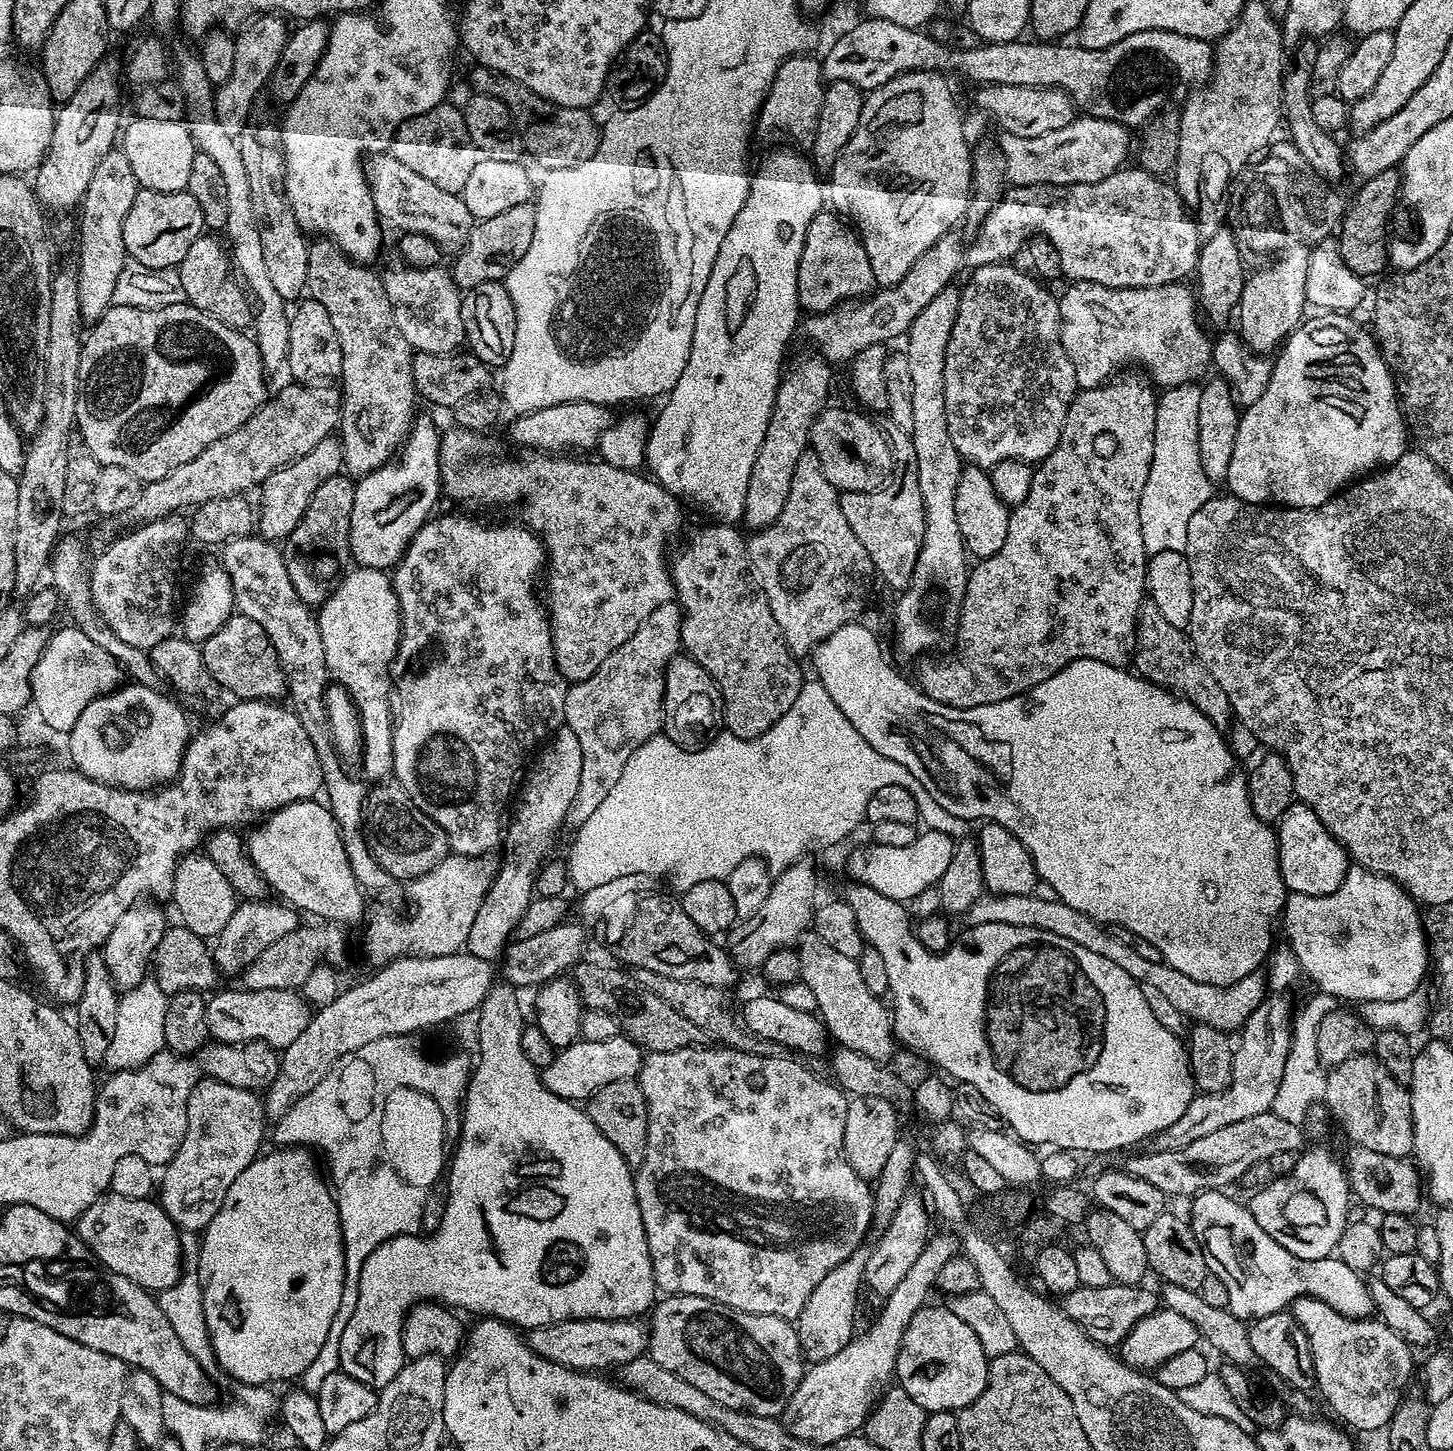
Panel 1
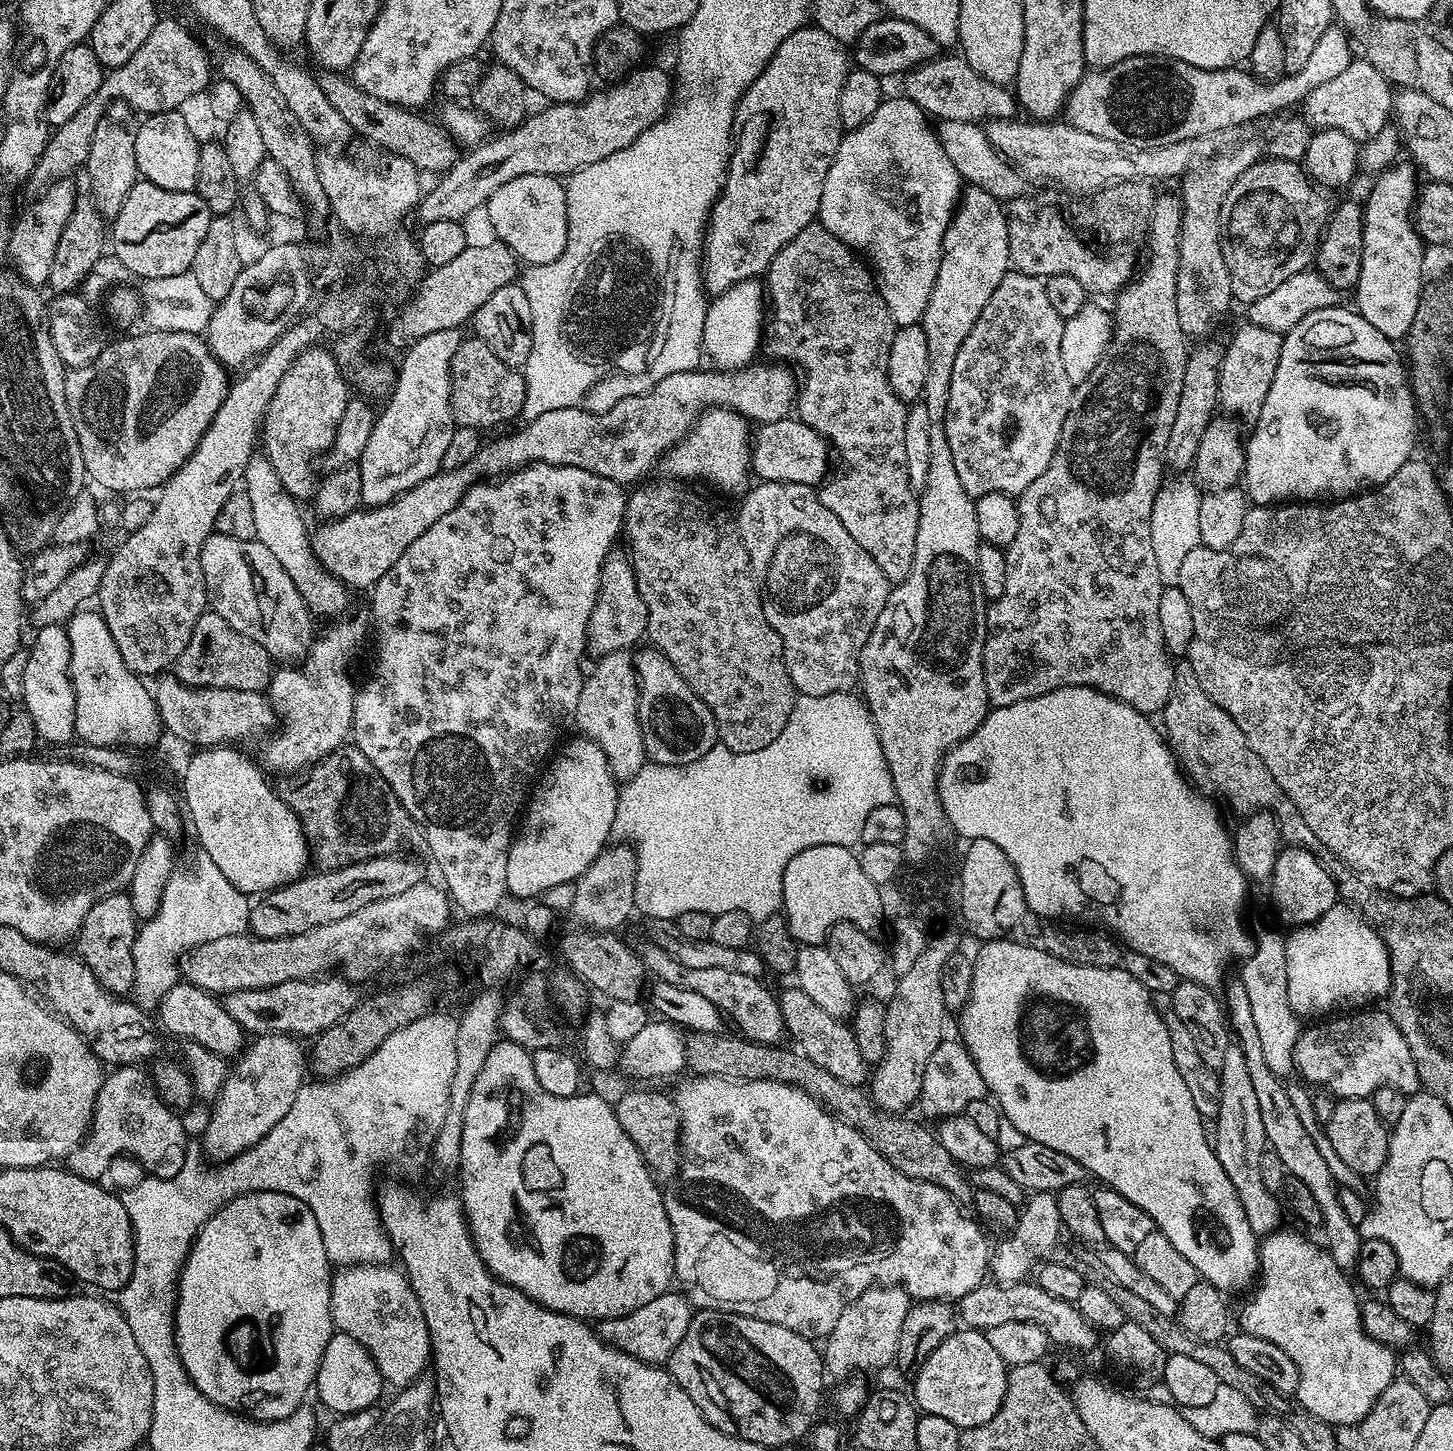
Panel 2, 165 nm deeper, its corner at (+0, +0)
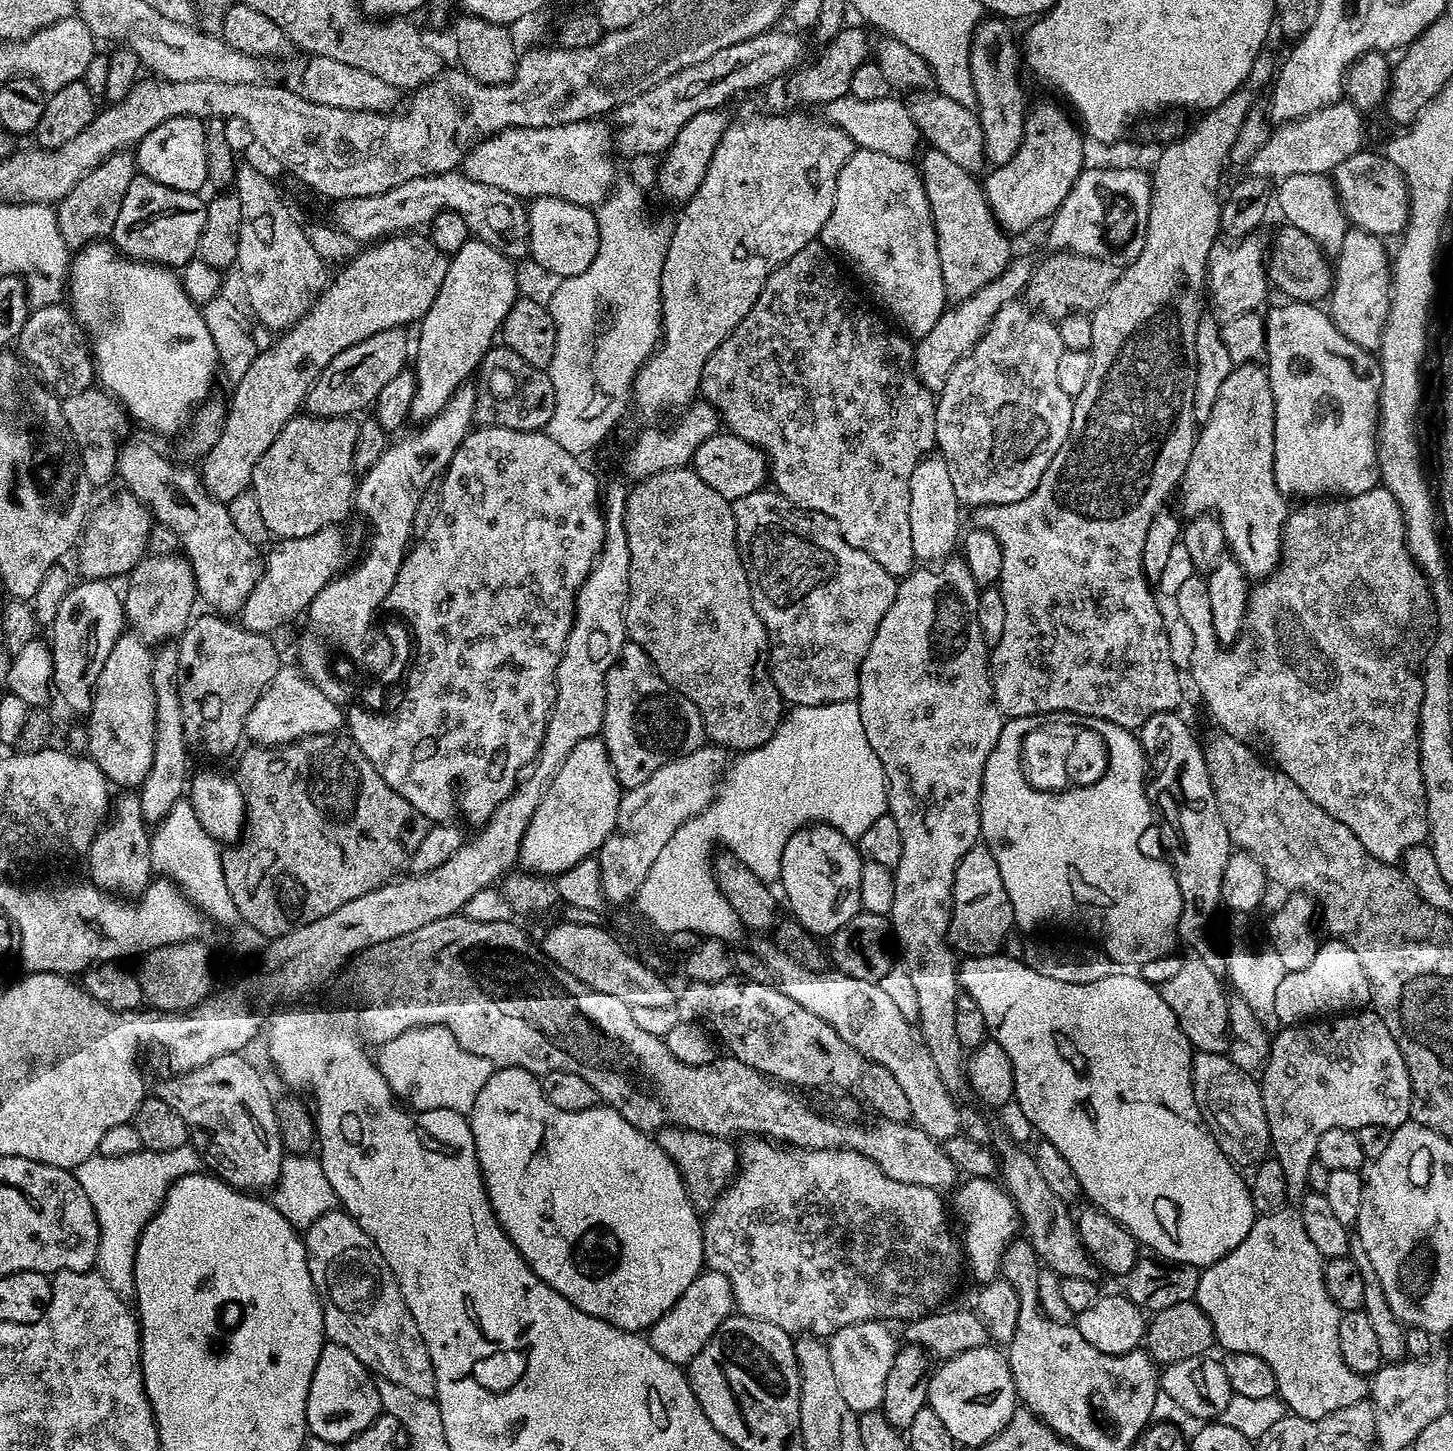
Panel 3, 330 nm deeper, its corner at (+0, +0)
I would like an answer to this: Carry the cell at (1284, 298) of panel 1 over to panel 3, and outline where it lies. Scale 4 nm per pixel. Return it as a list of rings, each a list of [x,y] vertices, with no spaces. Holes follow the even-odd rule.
[[[1256,362],[1236,364],[1232,369],[1232,373],[1227,375],[1226,382],[1222,382],[1222,390],[1218,390],[1218,398],[1210,410],[1210,418],[1199,425],[1198,435],[1192,447],[1192,453],[1186,462],[1184,477],[1182,477],[1178,485],[1179,496],[1180,504],[1189,512],[1187,514],[1189,517],[1195,518],[1201,514],[1214,514],[1215,519],[1219,520],[1224,531],[1224,542],[1227,551],[1230,553],[1231,559],[1238,561],[1245,576],[1249,578],[1267,578],[1276,571],[1282,560],[1284,524],[1288,521],[1290,504],[1284,493],[1280,492],[1278,482],[1274,482],[1274,390],[1270,386],[1267,367],[1261,366]]]

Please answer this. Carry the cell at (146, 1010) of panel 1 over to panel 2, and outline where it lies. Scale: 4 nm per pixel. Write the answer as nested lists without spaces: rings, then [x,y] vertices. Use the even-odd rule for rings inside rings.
[[[205,854],[198,855],[193,868],[177,867],[154,915],[143,921],[133,942],[134,996],[141,1005],[155,1005],[181,979],[179,959],[202,942],[214,938],[242,936],[249,931],[250,900],[230,884],[229,879]]]

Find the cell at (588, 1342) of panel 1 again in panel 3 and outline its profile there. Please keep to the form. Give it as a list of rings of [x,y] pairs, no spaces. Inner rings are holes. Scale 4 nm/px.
[[[704,1270],[694,1278],[694,1282],[690,1282],[690,1286],[686,1286],[686,1294],[682,1294],[682,1298],[678,1298],[678,1302],[674,1302],[674,1306],[670,1306],[670,1310],[666,1310],[666,1314],[647,1329],[646,1338],[662,1358],[686,1366],[733,1312],[732,1287],[726,1274]]]

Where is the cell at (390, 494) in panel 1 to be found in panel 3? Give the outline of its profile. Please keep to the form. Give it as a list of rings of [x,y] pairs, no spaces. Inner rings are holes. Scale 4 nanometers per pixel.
[[[469,238],[448,261],[446,278],[430,306],[430,310],[419,321],[420,337],[414,340],[414,371],[416,374],[416,393],[412,402],[411,419],[423,422],[434,418],[444,409],[446,402],[466,381],[479,369],[482,358],[488,349],[493,347],[495,338],[504,327],[506,314],[510,314],[510,306],[518,299],[516,288],[516,269],[513,261],[504,256],[494,246],[486,242]]]

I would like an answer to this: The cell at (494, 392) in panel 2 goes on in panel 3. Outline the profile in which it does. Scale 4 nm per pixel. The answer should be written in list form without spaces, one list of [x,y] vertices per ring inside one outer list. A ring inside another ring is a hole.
[[[493,346],[482,358],[474,376],[476,401],[474,420],[489,428],[509,428],[515,432],[538,432],[547,429],[550,414],[554,414],[554,382],[547,371],[530,366],[514,350]]]

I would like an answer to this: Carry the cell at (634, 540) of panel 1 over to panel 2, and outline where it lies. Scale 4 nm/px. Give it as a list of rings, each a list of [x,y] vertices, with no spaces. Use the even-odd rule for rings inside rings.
[[[609,555],[600,571],[600,593],[588,623],[587,651],[599,658],[611,652],[623,652],[631,649],[631,644],[639,645],[648,631],[646,602],[638,594],[631,559],[627,555]]]

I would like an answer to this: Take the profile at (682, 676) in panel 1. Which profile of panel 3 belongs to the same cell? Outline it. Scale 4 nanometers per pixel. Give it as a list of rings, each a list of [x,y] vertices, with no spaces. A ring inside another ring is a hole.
[[[626,642],[622,646],[620,656],[606,674],[604,685],[606,698],[604,699],[602,739],[621,789],[642,786],[642,782],[646,782],[646,778],[650,778],[654,770],[658,770],[674,758],[688,756],[705,743],[704,723],[700,717],[700,711],[696,709],[694,702],[690,702],[690,698],[675,692],[672,686],[660,677],[658,670],[650,662],[646,650],[642,650],[642,646],[631,642]]]

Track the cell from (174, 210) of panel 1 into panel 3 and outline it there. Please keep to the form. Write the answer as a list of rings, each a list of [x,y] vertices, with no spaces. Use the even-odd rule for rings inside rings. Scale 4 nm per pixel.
[[[138,174],[118,206],[118,222],[114,222],[111,243],[125,257],[179,269],[198,253],[198,238],[202,238],[206,226],[206,200],[202,197],[195,192],[162,186],[162,182]]]

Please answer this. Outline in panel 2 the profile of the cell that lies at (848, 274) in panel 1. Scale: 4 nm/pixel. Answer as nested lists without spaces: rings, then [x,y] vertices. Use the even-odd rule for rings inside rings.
[[[820,223],[807,224],[795,238],[790,242],[786,242],[786,246],[782,246],[782,250],[778,250],[778,254],[770,262],[766,273],[766,300],[770,305],[772,321],[769,322],[768,320],[762,328],[762,352],[764,350],[765,354],[768,355],[765,357],[771,358],[773,361],[783,362],[785,365],[787,365],[786,363],[793,364],[800,371],[800,380],[798,379],[796,401],[794,403],[795,415],[806,426],[818,430],[818,434],[823,436],[834,449],[835,455],[836,452],[840,455],[840,472],[833,471],[819,485],[818,491],[822,506],[826,506],[826,510],[830,510],[830,514],[837,516],[838,522],[842,522],[842,526],[846,526],[850,538],[854,538],[854,542],[858,542],[858,546],[862,546],[862,550],[866,550],[866,554],[870,554],[870,558],[874,558],[874,562],[878,562],[882,574],[886,574],[888,581],[902,581],[906,578],[908,566],[914,558],[918,518],[920,517],[920,501],[912,485],[908,483],[908,475],[906,474],[906,414],[908,408],[905,401],[898,399],[894,392],[890,390],[888,382],[890,342],[894,342],[894,334],[898,326],[890,318],[890,310],[883,298],[880,297],[880,292],[876,288],[876,281],[869,265],[852,249],[847,248],[842,241],[834,238],[834,234],[830,234],[830,230],[823,228]]]

